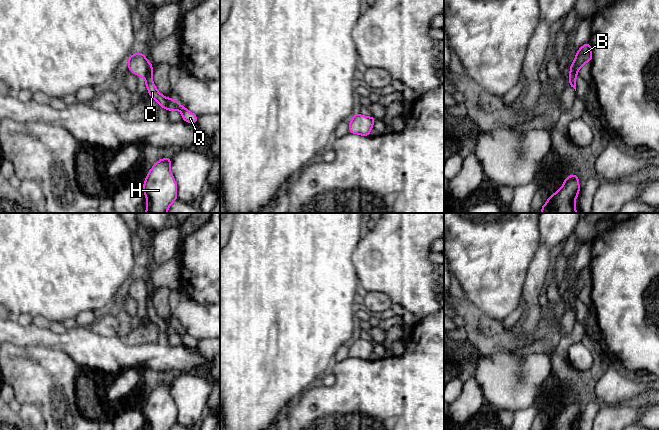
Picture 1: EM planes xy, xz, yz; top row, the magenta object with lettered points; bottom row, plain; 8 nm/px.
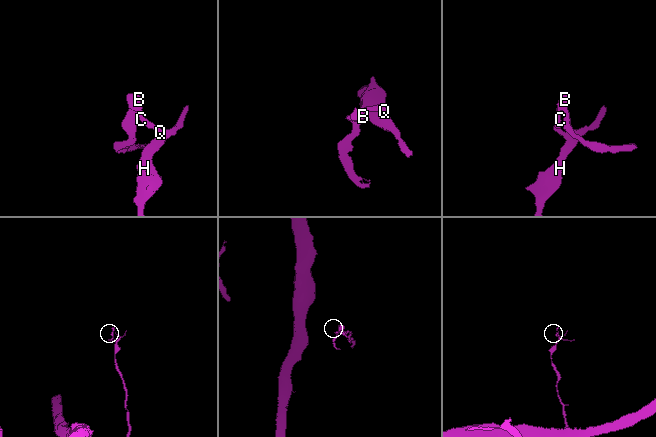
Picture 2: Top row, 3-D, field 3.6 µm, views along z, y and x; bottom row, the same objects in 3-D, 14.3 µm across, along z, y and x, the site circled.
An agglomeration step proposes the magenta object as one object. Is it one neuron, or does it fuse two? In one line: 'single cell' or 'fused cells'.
fused cells

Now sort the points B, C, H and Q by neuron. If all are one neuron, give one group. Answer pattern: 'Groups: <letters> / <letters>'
Groups: B / C H Q

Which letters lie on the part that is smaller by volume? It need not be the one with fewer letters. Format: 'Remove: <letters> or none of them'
Remove: B

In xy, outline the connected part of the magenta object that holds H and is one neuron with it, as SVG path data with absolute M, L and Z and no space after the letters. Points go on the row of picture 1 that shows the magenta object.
M169 155L158 160L147 172L142 187L147 204L145 213L167 213L171 204L178 199L177 183L170 166Z

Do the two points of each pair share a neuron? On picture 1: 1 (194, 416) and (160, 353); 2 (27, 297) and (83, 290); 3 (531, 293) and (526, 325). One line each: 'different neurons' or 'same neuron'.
1: different neurons
2: same neuron
3: same neuron

